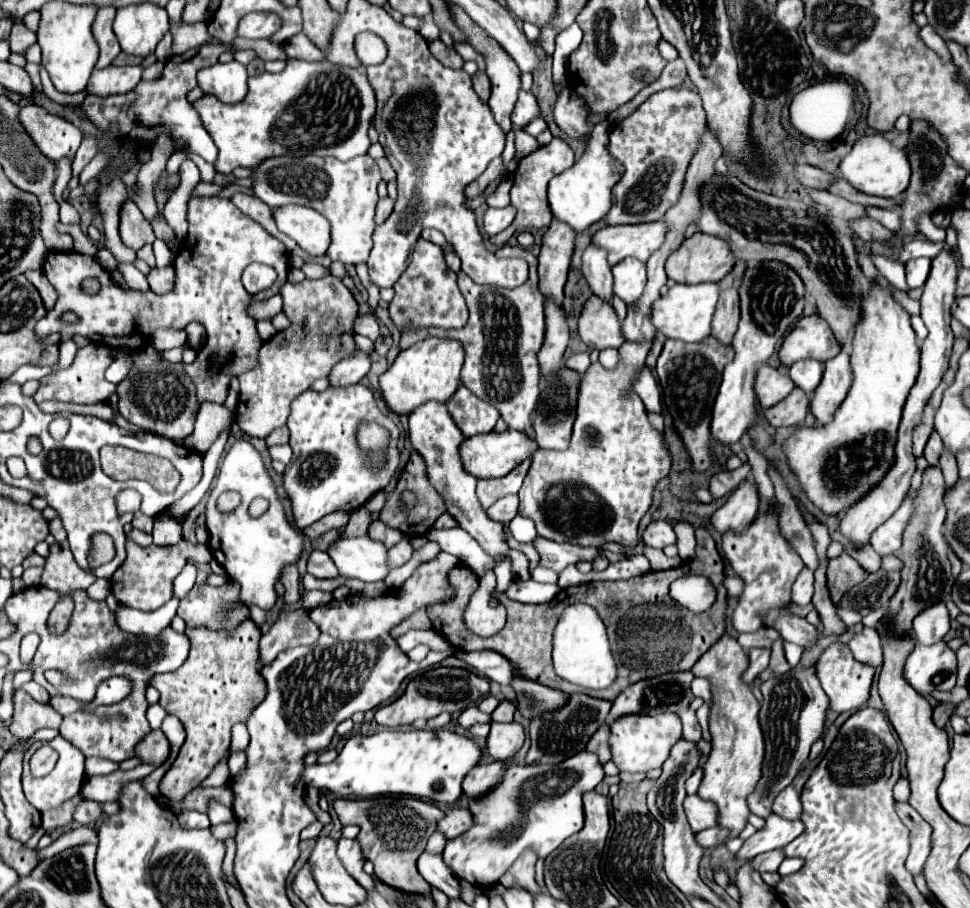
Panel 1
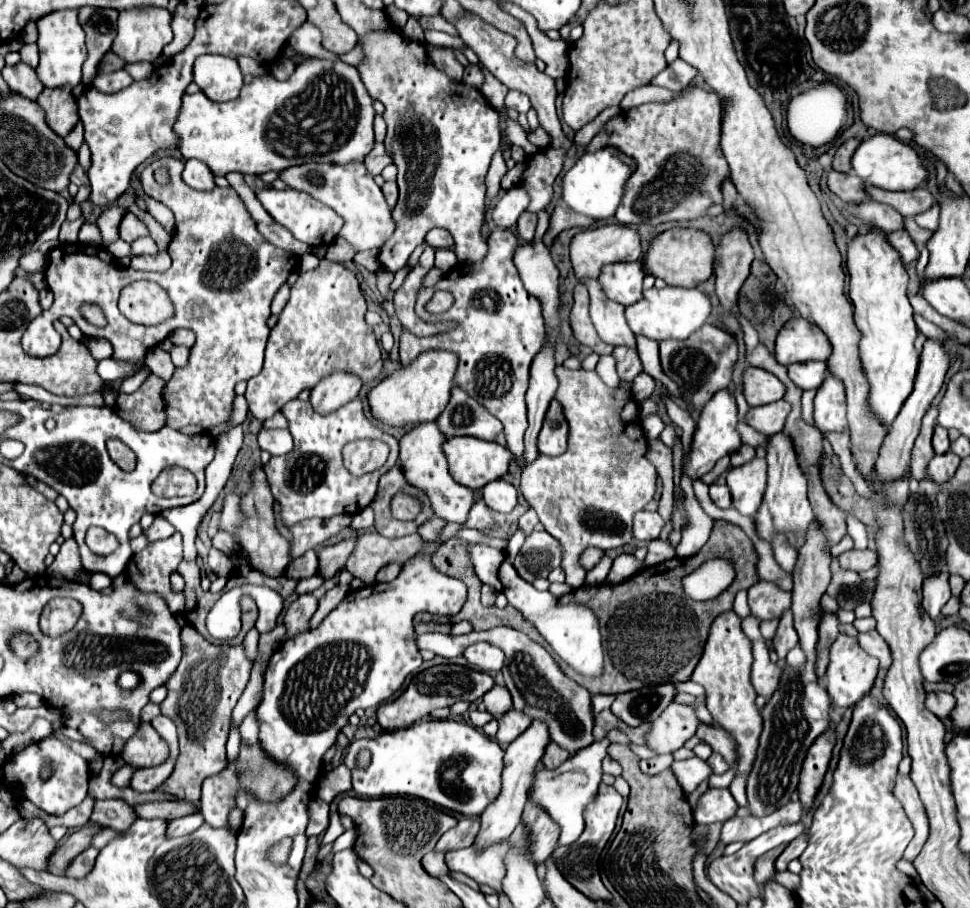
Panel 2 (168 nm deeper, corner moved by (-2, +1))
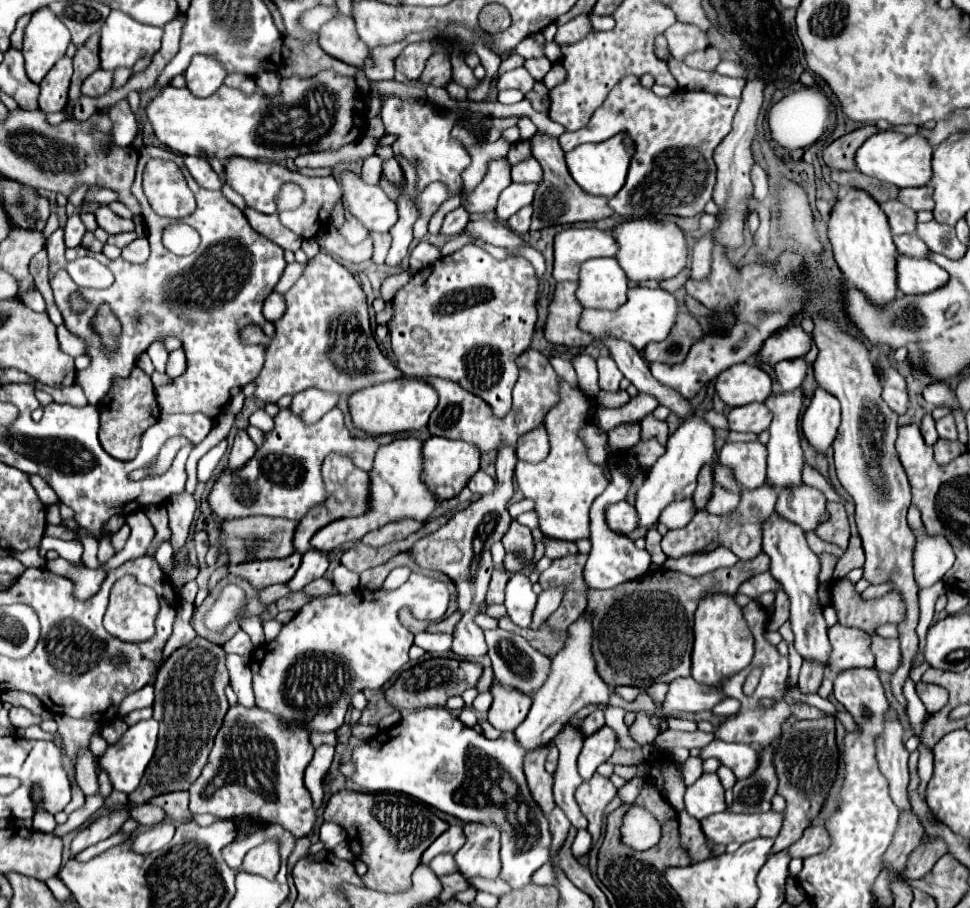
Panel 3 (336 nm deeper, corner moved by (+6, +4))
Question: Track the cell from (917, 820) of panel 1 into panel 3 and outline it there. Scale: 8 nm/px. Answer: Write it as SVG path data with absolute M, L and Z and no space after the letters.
M894 709L888 711L888 731L884 731L876 747L880 771L888 779L890 795L900 811L908 811L908 753L902 743L902 725Z

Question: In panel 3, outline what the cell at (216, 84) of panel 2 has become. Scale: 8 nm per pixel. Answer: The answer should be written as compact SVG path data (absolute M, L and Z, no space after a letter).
M194 55L190 67L186 69L186 87L196 95L196 97L208 97L218 91L218 87L224 83L228 71L224 65L210 57L210 55Z

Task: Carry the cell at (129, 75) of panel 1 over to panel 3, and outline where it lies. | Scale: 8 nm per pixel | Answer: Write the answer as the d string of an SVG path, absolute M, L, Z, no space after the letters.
M98 69L82 83L82 93L88 95L88 97L100 97L108 89L112 89L112 81L114 81L114 73L112 71Z

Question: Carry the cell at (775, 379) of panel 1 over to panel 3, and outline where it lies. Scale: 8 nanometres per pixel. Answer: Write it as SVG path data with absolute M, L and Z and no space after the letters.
M752 363L732 365L718 375L716 391L720 399L730 405L748 405L752 401L766 401L772 393L772 379Z

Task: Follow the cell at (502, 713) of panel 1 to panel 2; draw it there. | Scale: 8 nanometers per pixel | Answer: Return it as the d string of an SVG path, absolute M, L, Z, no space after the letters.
M494 686L492 690L488 690L488 694L484 694L484 704L486 704L486 710L494 716L494 718L500 718L506 710L512 708L512 698L508 694L508 690L504 686Z

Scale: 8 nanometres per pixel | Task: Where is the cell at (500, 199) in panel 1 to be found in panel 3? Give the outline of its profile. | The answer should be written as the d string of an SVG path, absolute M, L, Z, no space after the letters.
M518 141L518 143L514 143L512 147L510 147L510 153L508 153L508 163L514 167L516 163L520 163L522 159L526 159L526 157L530 157L532 153L530 153L530 143L528 141Z

